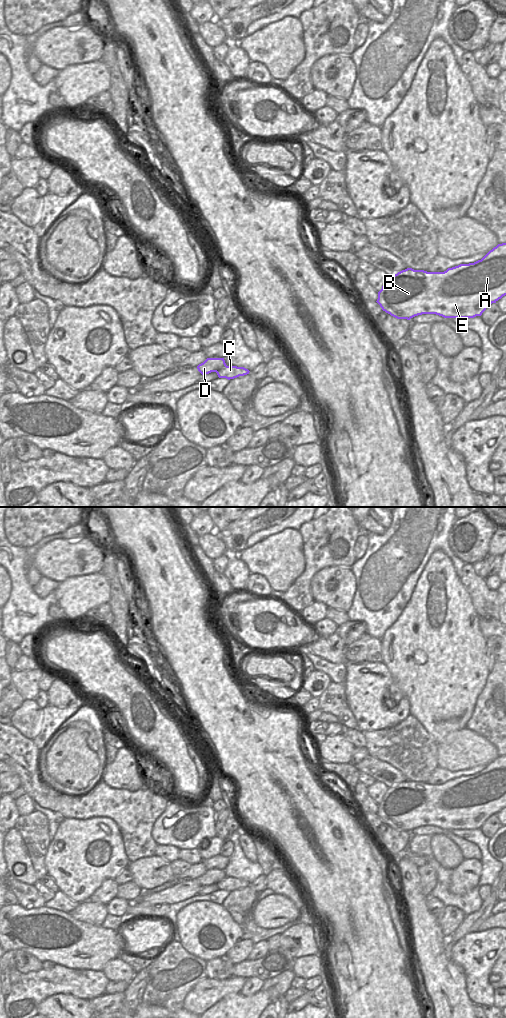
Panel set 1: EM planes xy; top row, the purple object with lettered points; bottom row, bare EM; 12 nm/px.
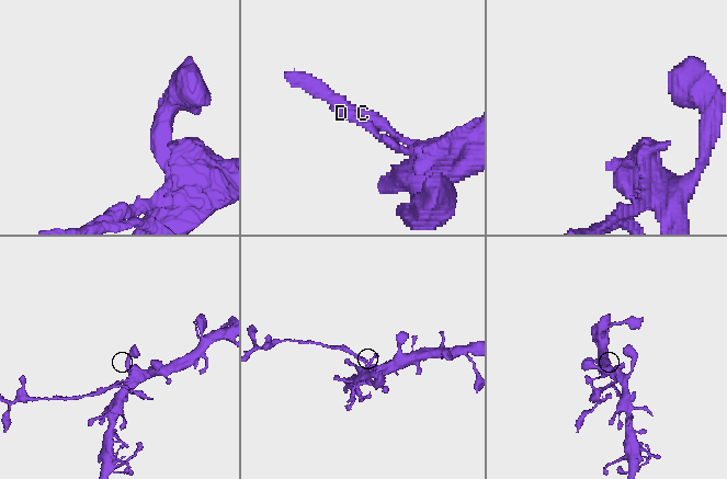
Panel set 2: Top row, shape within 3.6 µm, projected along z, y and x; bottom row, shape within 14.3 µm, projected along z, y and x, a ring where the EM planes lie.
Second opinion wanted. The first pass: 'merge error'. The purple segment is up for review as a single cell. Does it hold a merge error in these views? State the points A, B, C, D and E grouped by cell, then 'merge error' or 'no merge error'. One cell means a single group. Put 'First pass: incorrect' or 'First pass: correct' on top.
First pass: correct
groups A B D E / C; merge error

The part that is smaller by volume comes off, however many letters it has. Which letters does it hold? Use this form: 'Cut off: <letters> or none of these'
Cut off: C

